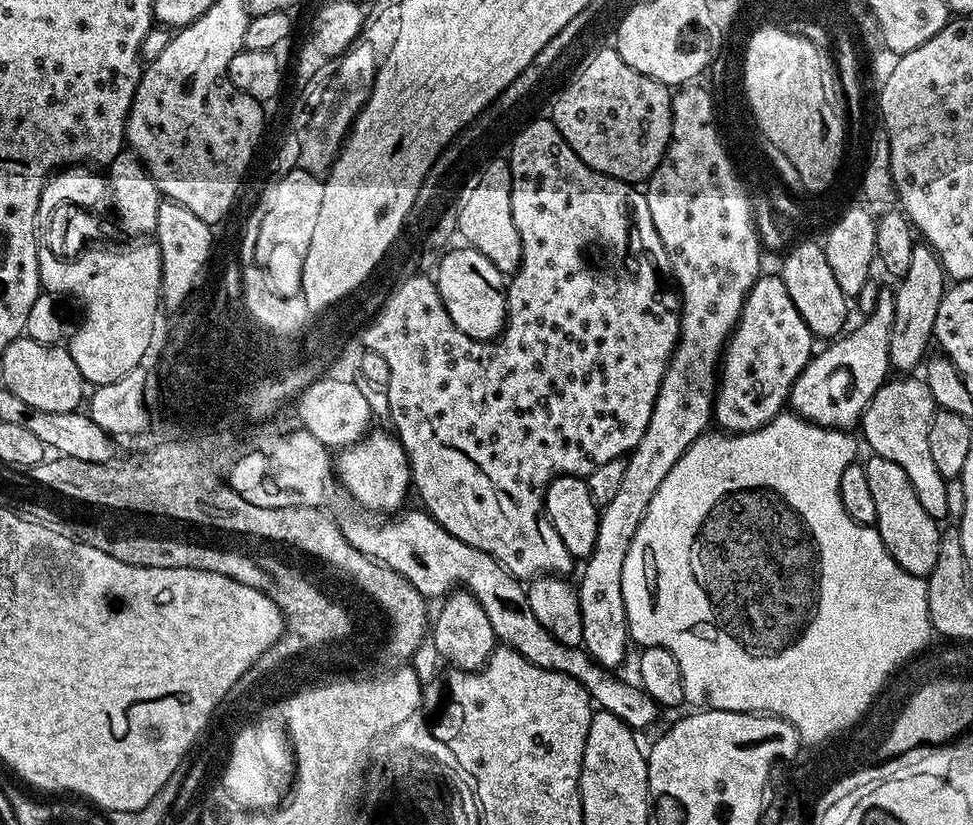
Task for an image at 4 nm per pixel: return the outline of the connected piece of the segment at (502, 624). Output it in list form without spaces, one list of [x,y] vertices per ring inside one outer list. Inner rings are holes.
[[[408,511],[385,519],[388,520],[385,524],[375,524],[372,521],[375,519],[360,515],[352,516],[349,520],[341,519],[339,526],[346,542],[350,542],[354,550],[402,574],[402,578],[410,581],[425,598],[447,597],[454,586],[466,590],[480,603],[482,610],[486,610],[486,618],[490,618],[490,626],[494,626],[496,639],[503,647],[512,648],[522,654],[526,662],[534,662],[534,666],[542,670],[574,678],[588,691],[588,697],[597,709],[614,714],[614,718],[622,718],[628,728],[648,728],[662,715],[660,705],[650,698],[650,694],[646,694],[639,683],[619,680],[613,669],[603,668],[584,647],[566,646],[558,642],[558,638],[554,638],[554,634],[550,634],[542,622],[538,622],[534,610],[530,610],[527,587],[511,576],[494,557],[454,538],[454,534],[446,531],[427,511]]]

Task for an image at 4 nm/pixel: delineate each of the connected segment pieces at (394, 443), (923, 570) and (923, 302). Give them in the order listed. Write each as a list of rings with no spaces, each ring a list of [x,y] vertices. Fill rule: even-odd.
[[[369,431],[358,443],[339,449],[337,456],[340,457],[337,458],[336,464],[334,460],[335,479],[351,499],[353,496],[365,508],[365,513],[396,514],[405,507],[404,499],[407,498],[408,492],[410,496],[412,473],[408,470],[408,456],[391,431]]]
[[[869,455],[867,459],[863,461],[863,466],[866,479],[870,481],[870,490],[874,494],[874,506],[878,509],[874,525],[876,533],[882,538],[897,568],[909,576],[927,578],[934,570],[934,562],[938,562],[941,525],[930,518],[930,514],[926,514],[922,502],[918,502],[918,494],[914,494],[914,486],[910,486],[910,478],[906,478],[906,470],[902,470],[898,462],[890,462],[890,458],[874,455]]]
[[[917,243],[914,254],[910,258],[910,270],[895,285],[896,305],[894,306],[894,322],[890,334],[891,367],[897,373],[912,374],[916,367],[929,355],[928,343],[931,345],[936,331],[938,306],[946,291],[946,273],[938,254],[929,244]]]

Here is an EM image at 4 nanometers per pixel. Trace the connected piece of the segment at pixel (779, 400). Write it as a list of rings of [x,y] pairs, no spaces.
[[[778,274],[761,275],[759,280],[748,291],[744,309],[736,329],[728,338],[722,357],[722,371],[718,376],[718,391],[714,405],[714,420],[721,424],[723,431],[728,434],[738,432],[753,432],[766,426],[785,411],[788,396],[796,379],[806,370],[814,355],[814,337],[810,326],[806,326],[806,318],[794,306],[794,298],[790,298],[790,290],[786,290],[786,282]]]

